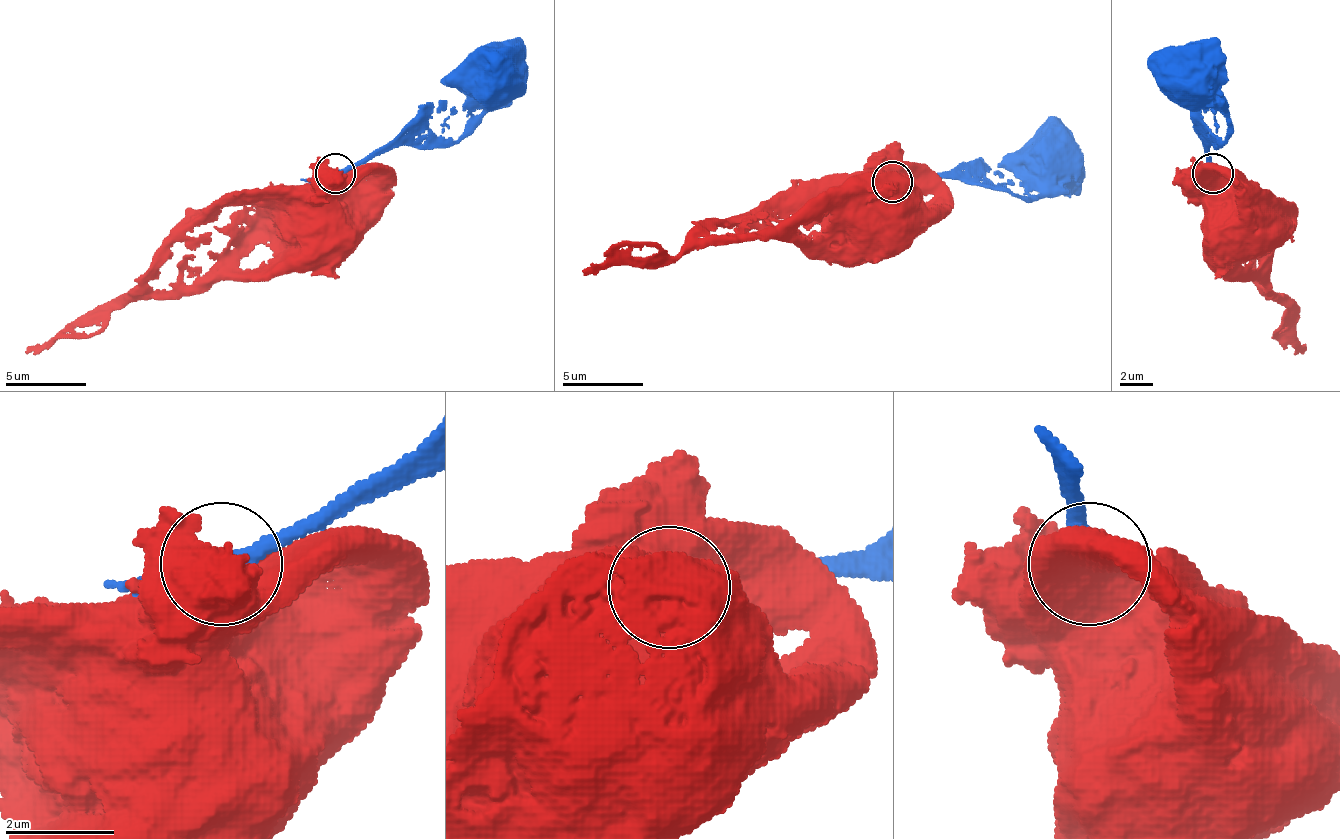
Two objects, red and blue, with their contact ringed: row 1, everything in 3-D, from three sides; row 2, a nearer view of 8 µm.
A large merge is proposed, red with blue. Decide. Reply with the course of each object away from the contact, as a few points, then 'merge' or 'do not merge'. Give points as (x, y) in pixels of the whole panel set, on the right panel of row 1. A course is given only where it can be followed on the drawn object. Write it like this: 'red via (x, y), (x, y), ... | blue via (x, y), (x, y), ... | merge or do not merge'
red via (1211, 174), (1215, 203), (1228, 215), (1244, 215), (1248, 227) | blue via (1211, 174), (1203, 113), (1211, 101), (1175, 89), (1175, 77), (1187, 73) | do not merge

